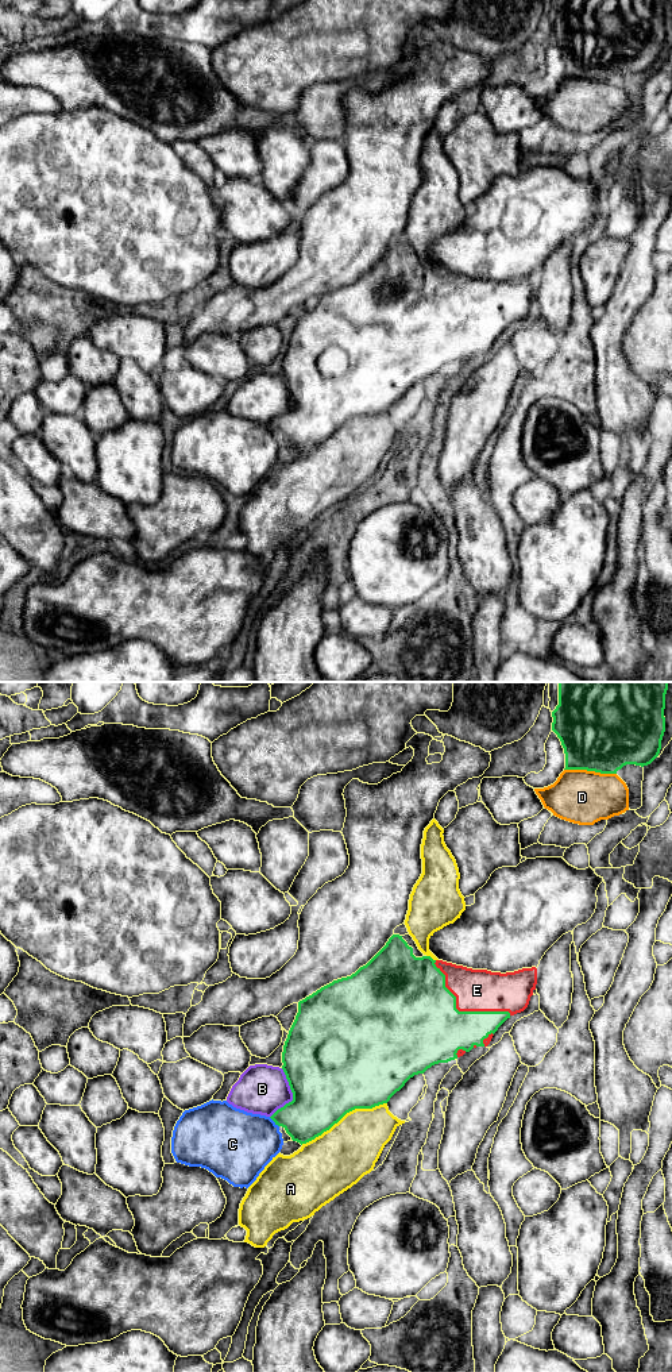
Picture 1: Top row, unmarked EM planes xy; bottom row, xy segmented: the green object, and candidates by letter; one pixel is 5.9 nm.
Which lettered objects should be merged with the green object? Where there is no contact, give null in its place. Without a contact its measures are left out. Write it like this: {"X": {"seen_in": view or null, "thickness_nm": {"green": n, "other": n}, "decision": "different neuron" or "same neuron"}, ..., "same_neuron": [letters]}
{"A": {"seen_in": "xy", "thickness_nm": {"green": 480, "other": 360}, "decision": "different neuron"}, "B": {"seen_in": "xy", "thickness_nm": {"green": 500, "other": 300}, "decision": "different neuron"}, "C": {"seen_in": "xy", "thickness_nm": {"green": 280, "other": 400}, "decision": "different neuron"}, "D": {"seen_in": "xy", "thickness_nm": {"green": 480, "other": 320}, "decision": "different neuron"}, "E": {"seen_in": "xy", "thickness_nm": {"green": 480, "other": 260}, "decision": "same neuron"}, "same_neuron": ["E"]}

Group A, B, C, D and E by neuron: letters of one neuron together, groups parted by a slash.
A / B / C / D / E

